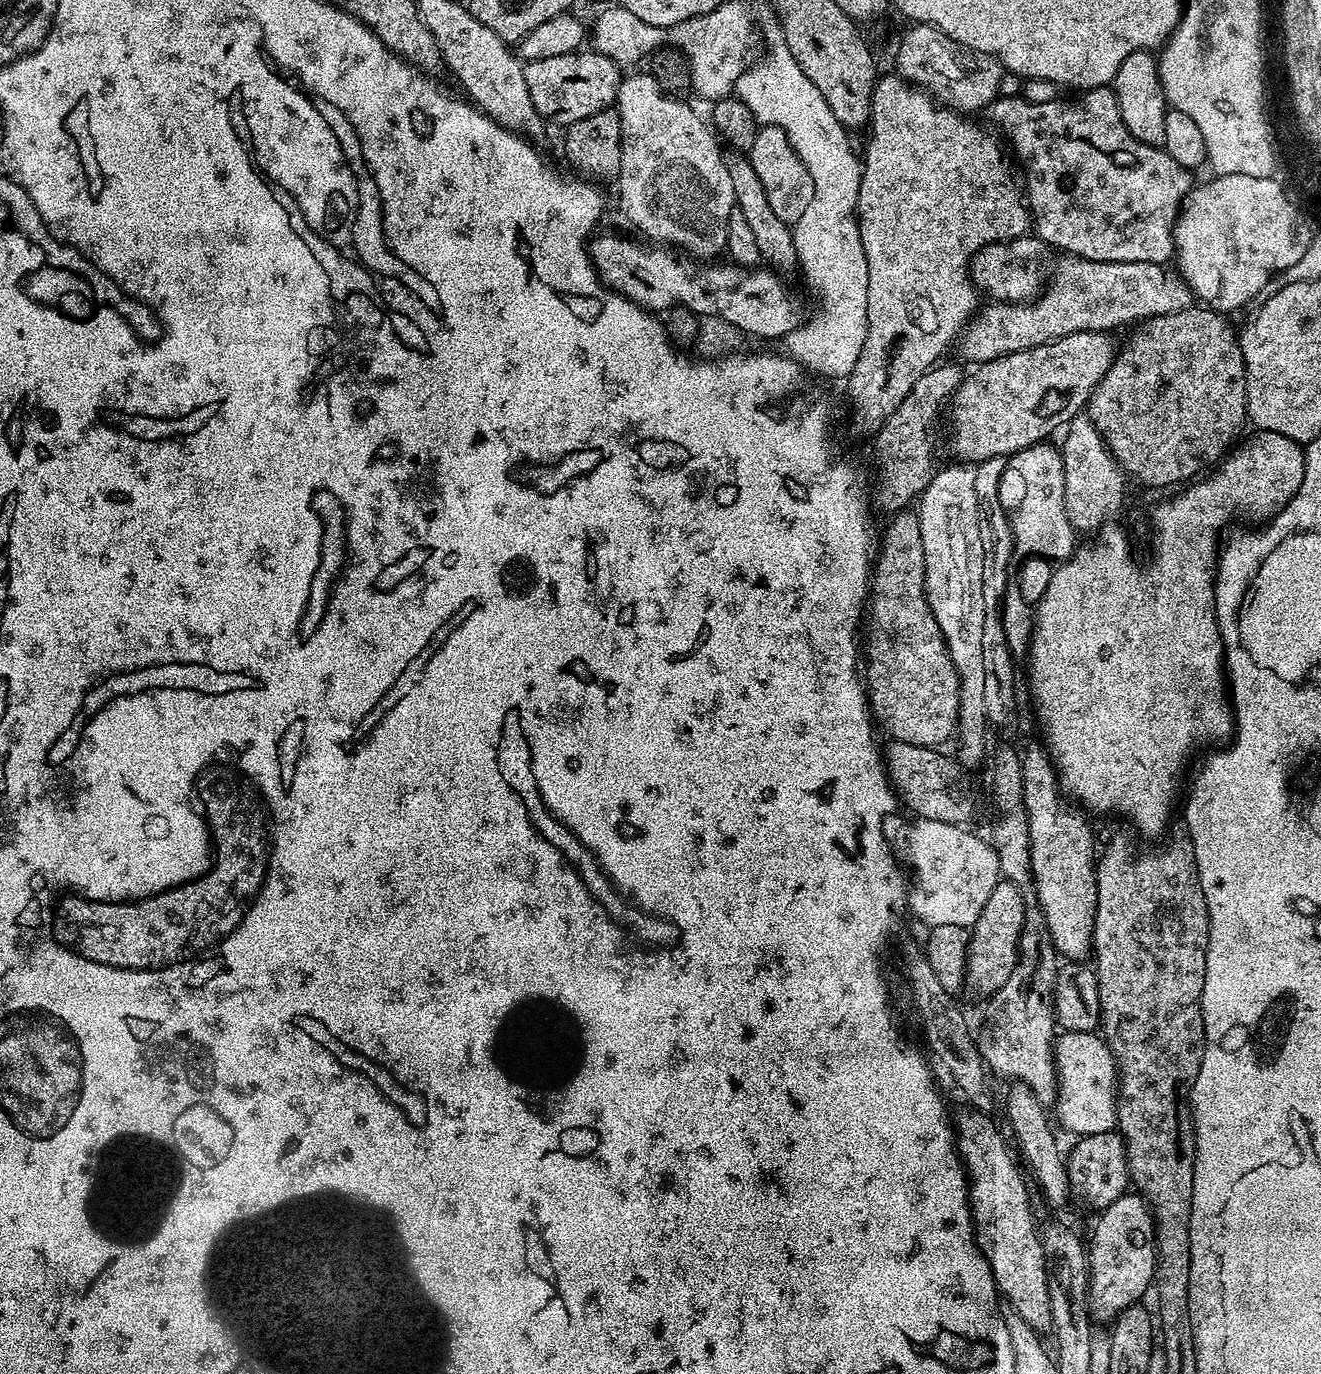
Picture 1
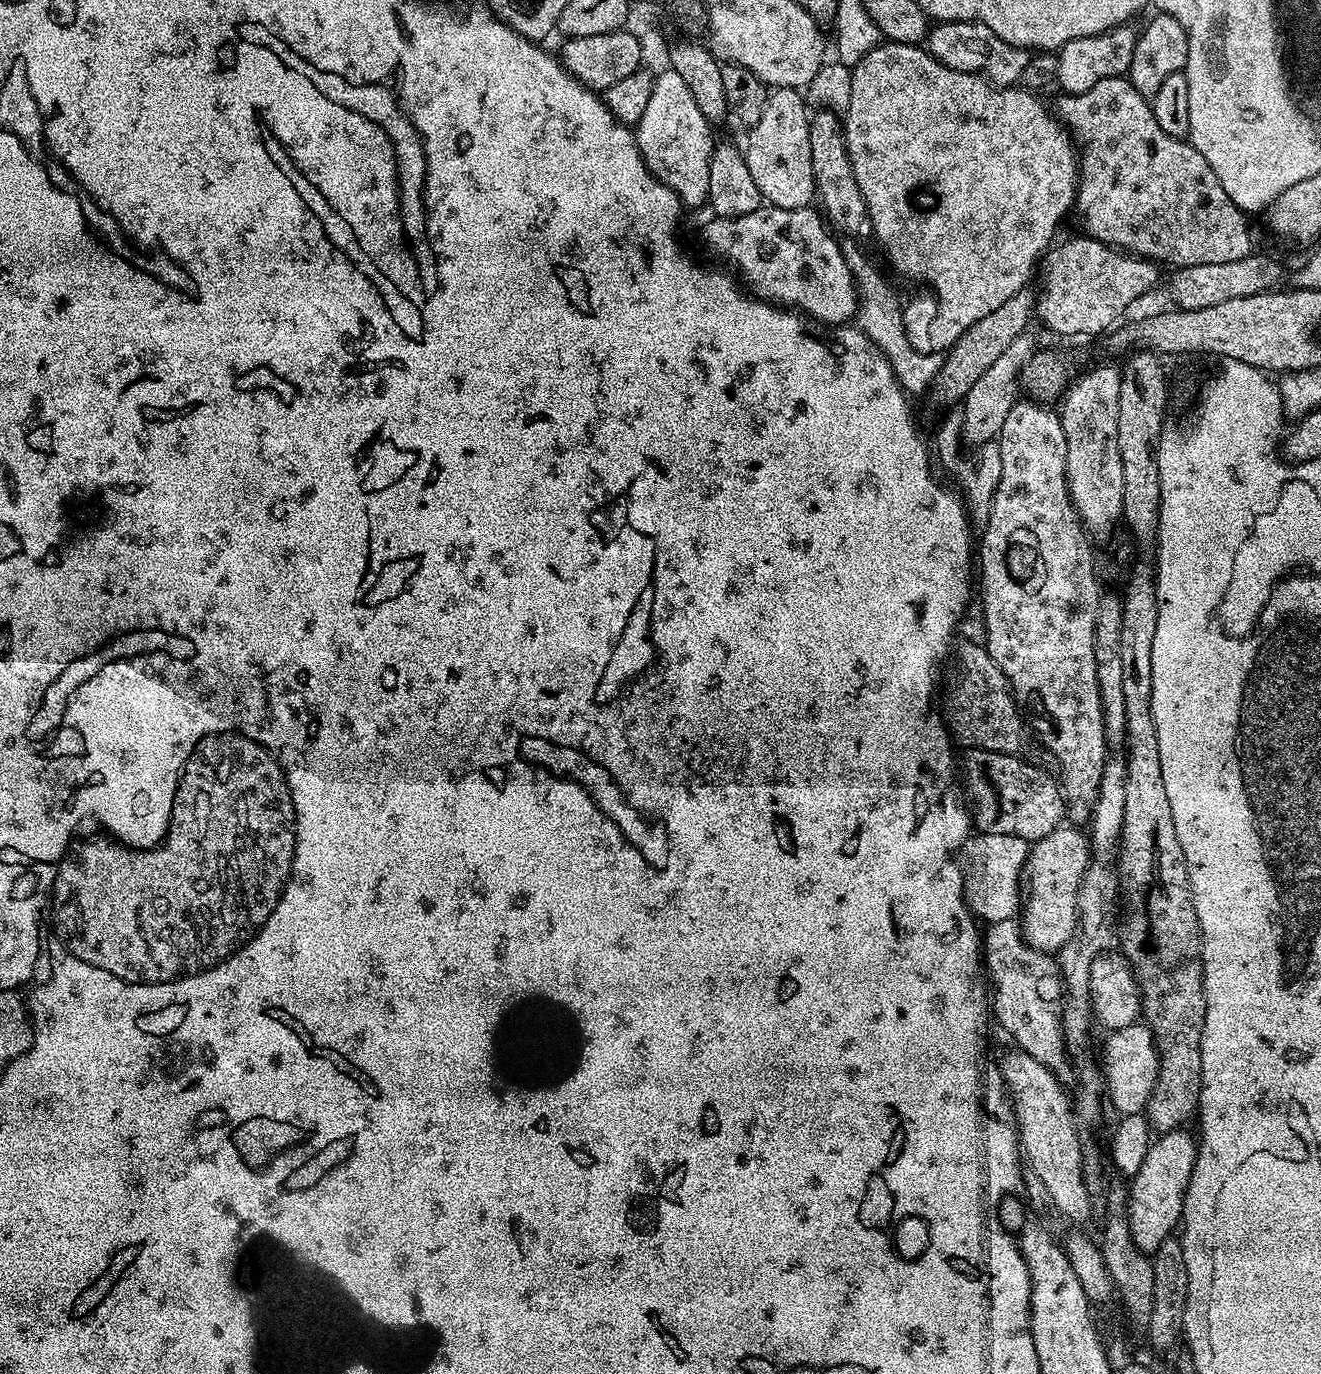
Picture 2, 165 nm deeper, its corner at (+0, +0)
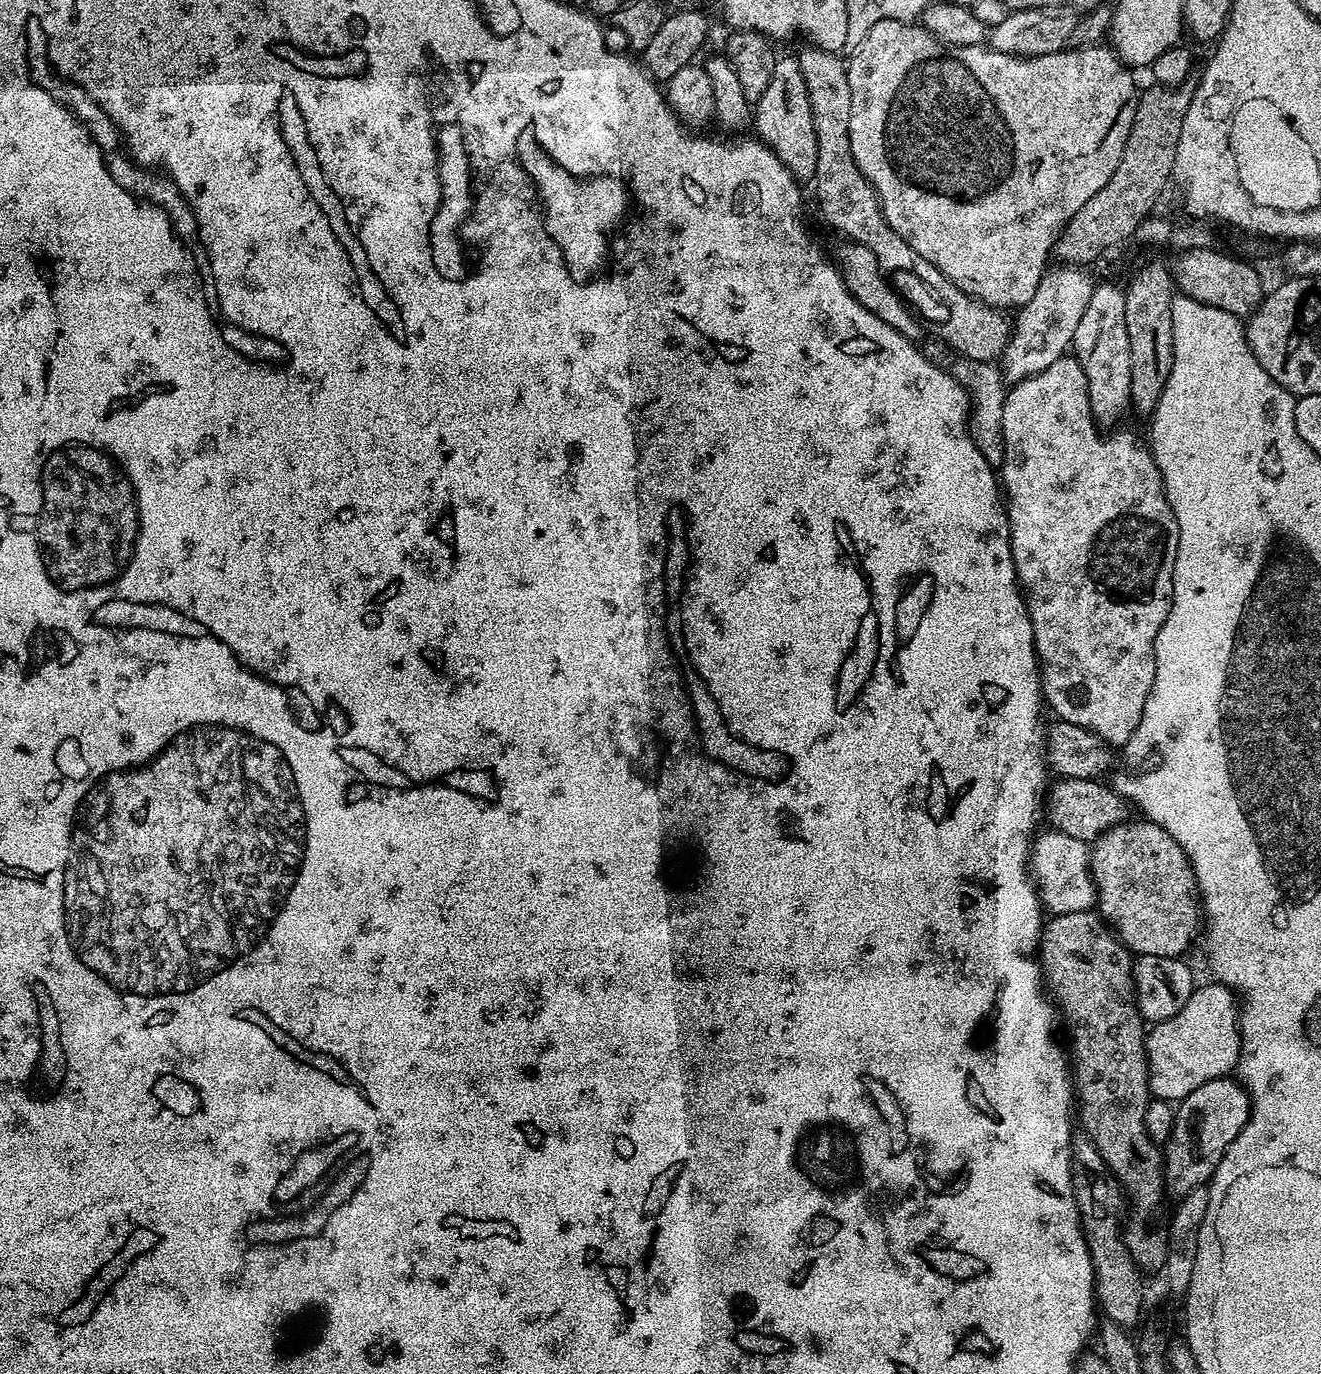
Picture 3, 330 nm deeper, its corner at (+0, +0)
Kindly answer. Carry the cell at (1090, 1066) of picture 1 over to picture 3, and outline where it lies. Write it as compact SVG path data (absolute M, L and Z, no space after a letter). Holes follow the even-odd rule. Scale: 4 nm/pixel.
M1211 982L1193 987L1190 998L1174 1018L1166 1018L1160 1024L1151 1025L1144 1041L1148 1055L1148 1090L1157 1100L1179 1102L1185 1100L1198 1086L1206 1082L1223 1080L1235 1069L1240 1060L1240 1009L1237 993L1222 983Z

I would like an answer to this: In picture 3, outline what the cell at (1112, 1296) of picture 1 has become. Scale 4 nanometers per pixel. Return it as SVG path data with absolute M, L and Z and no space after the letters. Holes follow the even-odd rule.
M1225 1078L1206 1082L1206 1086L1198 1086L1194 1094L1175 1105L1176 1117L1167 1144L1163 1145L1164 1154L1164 1187L1176 1198L1184 1197L1207 1185L1214 1170L1218 1170L1218 1162L1222 1162L1222 1154L1238 1138L1238 1134L1248 1125L1248 1115L1252 1102L1248 1099L1248 1091L1236 1078Z

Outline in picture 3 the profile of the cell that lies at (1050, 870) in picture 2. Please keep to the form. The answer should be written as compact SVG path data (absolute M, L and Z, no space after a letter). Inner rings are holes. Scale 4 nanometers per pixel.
M1147 818L1139 819L1134 824L1125 822L1106 830L1091 845L1090 867L1092 880L1096 884L1098 912L1129 952L1136 956L1180 958L1202 928L1202 905L1200 893L1196 891L1194 870L1182 846L1178 846L1178 842L1174 842L1162 826Z

